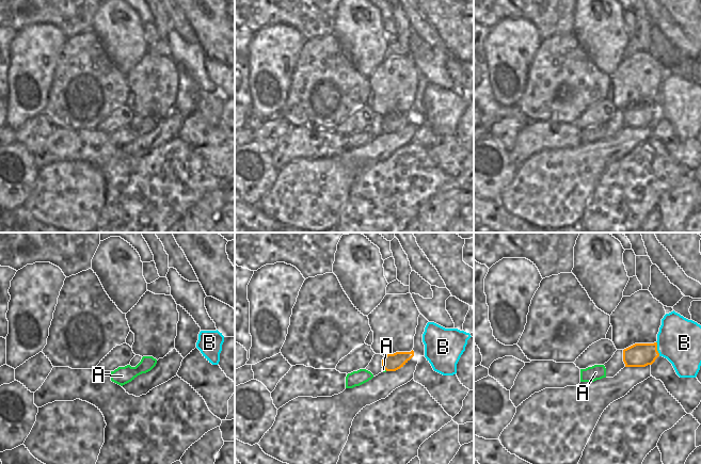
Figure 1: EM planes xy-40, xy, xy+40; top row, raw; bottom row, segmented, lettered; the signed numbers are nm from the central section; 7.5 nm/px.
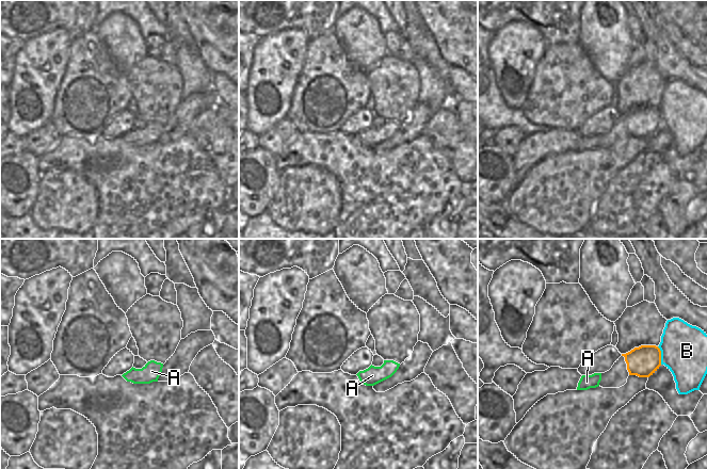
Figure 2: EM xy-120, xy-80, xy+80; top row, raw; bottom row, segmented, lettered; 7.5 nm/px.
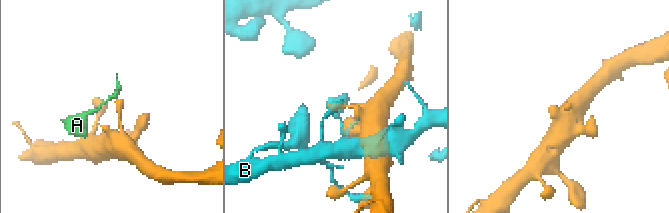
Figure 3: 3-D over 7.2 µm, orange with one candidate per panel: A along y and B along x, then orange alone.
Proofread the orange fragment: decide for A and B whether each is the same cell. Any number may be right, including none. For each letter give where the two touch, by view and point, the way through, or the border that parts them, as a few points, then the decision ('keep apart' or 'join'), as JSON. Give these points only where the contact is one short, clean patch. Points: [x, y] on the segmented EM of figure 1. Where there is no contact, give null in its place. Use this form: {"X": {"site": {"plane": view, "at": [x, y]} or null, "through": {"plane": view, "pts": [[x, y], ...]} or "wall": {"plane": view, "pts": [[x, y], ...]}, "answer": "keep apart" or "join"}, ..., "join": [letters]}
{"A": {"site": {"plane": "xy", "at": [385, 369]}, "wall": {"plane": "xy", "pts": [[383, 367], [386, 370]]}, "answer": "keep apart"}, "B": {"site": {"plane": "xy+40", "at": [656, 349]}, "answer": "keep apart"}, "join": []}

